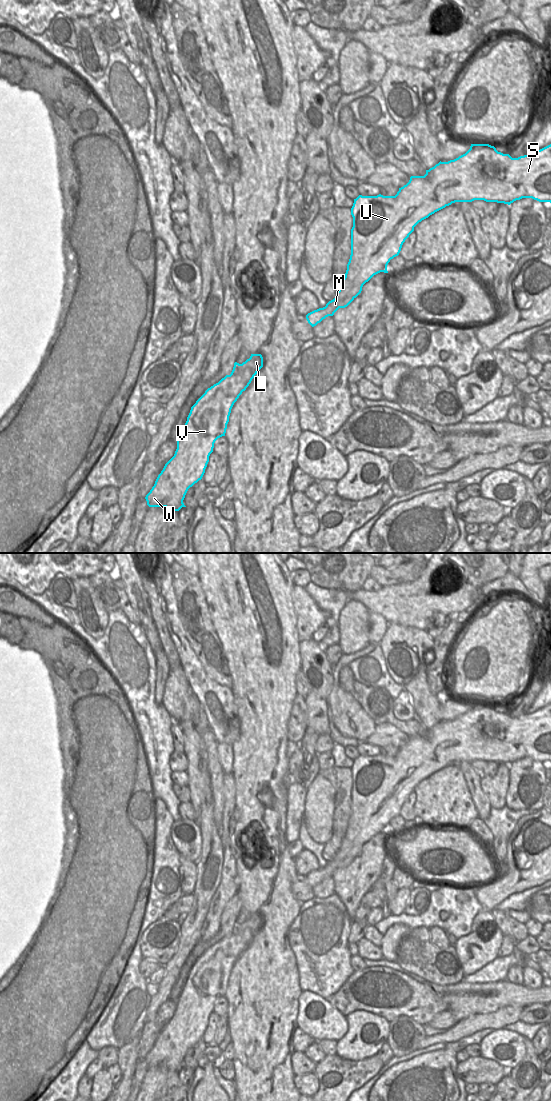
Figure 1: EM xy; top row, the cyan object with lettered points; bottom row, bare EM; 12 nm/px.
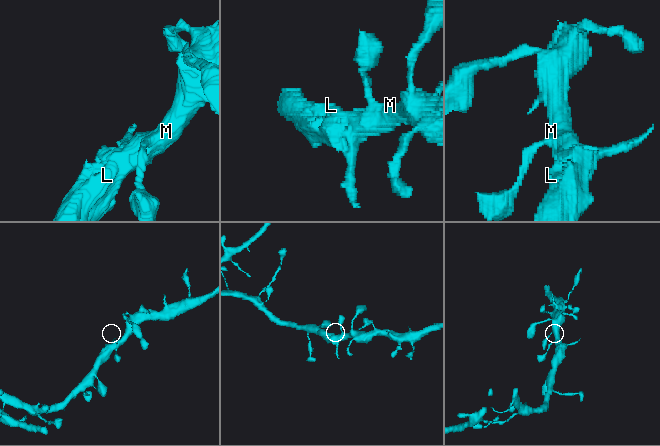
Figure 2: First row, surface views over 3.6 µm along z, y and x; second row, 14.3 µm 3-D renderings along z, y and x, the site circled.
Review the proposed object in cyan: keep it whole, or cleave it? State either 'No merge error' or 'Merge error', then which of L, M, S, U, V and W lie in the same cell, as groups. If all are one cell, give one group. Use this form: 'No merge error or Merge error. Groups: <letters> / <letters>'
No merge error. Groups: L M S U V W

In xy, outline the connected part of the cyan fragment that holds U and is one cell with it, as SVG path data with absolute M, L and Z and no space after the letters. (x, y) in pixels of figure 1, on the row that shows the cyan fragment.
M471 144L470 149L458 158L440 161L426 170L424 176L411 176L395 196L359 195L351 208L351 255L345 277L333 300L306 315L308 323L314 327L326 317L333 316L339 308L347 307L374 275L388 273L388 263L399 255L414 227L435 212L455 202L484 200L510 205L522 198L551 203L551 144L518 158L498 152L489 144Z

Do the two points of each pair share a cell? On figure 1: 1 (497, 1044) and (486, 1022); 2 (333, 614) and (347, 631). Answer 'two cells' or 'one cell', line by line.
1: two cells
2: two cells

